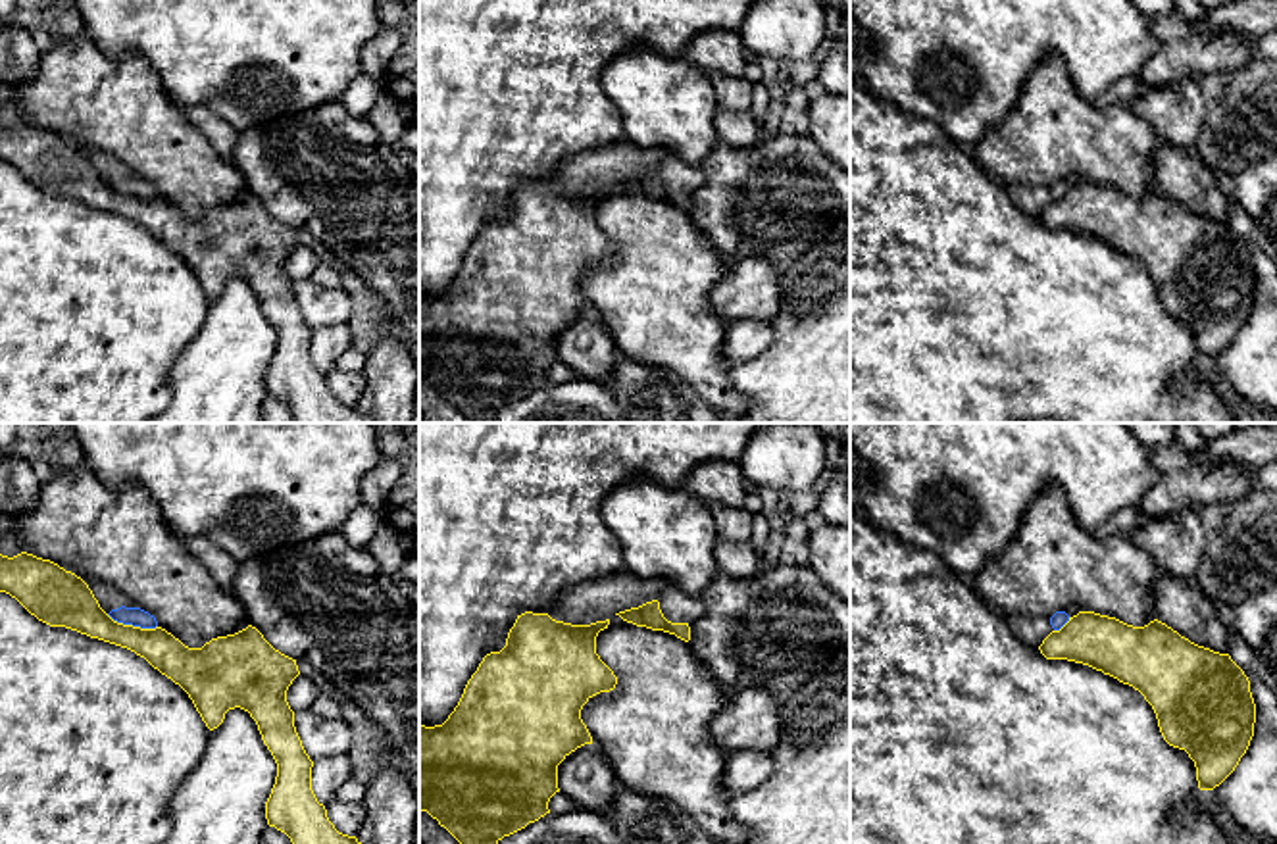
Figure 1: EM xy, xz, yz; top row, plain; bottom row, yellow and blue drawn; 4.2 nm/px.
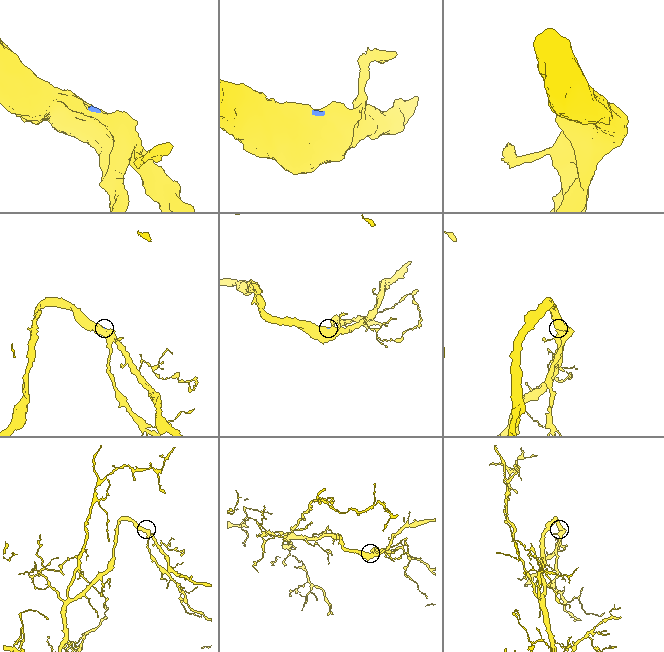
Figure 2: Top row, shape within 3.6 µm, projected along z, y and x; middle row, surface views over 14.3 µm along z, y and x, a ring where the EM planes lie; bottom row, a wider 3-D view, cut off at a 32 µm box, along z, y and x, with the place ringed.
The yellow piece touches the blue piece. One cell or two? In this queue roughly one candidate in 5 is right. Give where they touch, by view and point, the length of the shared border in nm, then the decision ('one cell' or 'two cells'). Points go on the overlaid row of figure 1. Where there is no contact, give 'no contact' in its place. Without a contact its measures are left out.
contact xy (131, 625); length 220 nm; two cells

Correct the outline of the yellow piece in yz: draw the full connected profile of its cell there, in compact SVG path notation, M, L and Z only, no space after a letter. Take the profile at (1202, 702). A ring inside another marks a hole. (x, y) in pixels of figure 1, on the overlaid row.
M1079 611L1069 617L1060 631L1052 631L1039 650L1046 659L1083 663L1139 690L1152 706L1164 740L1173 748L1185 750L1194 761L1200 790L1214 790L1219 786L1235 771L1250 746L1256 723L1256 704L1244 671L1229 654L1198 646L1158 619L1144 627L1133 627L1115 617Z

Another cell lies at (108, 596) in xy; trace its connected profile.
M88 581L88 588L100 608L117 623L140 629L156 629L158 621L148 611L140 609L127 594L102 581Z

